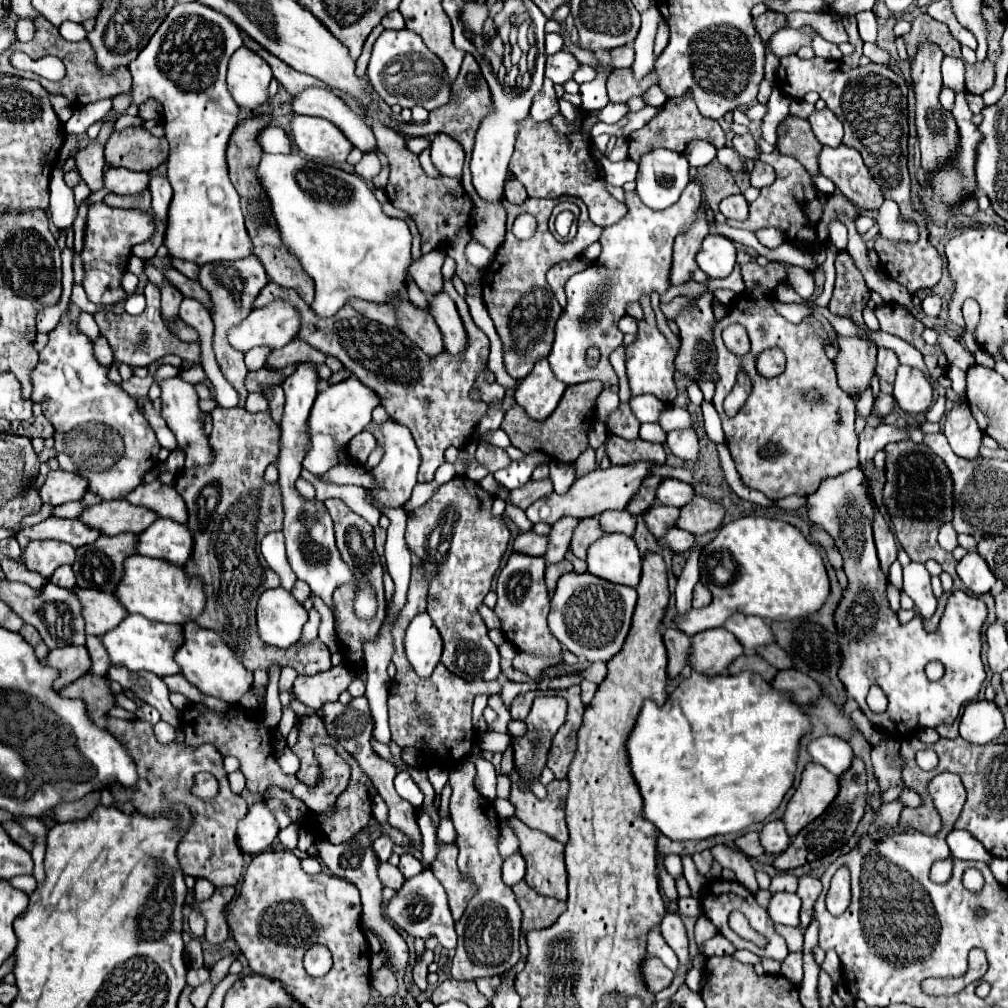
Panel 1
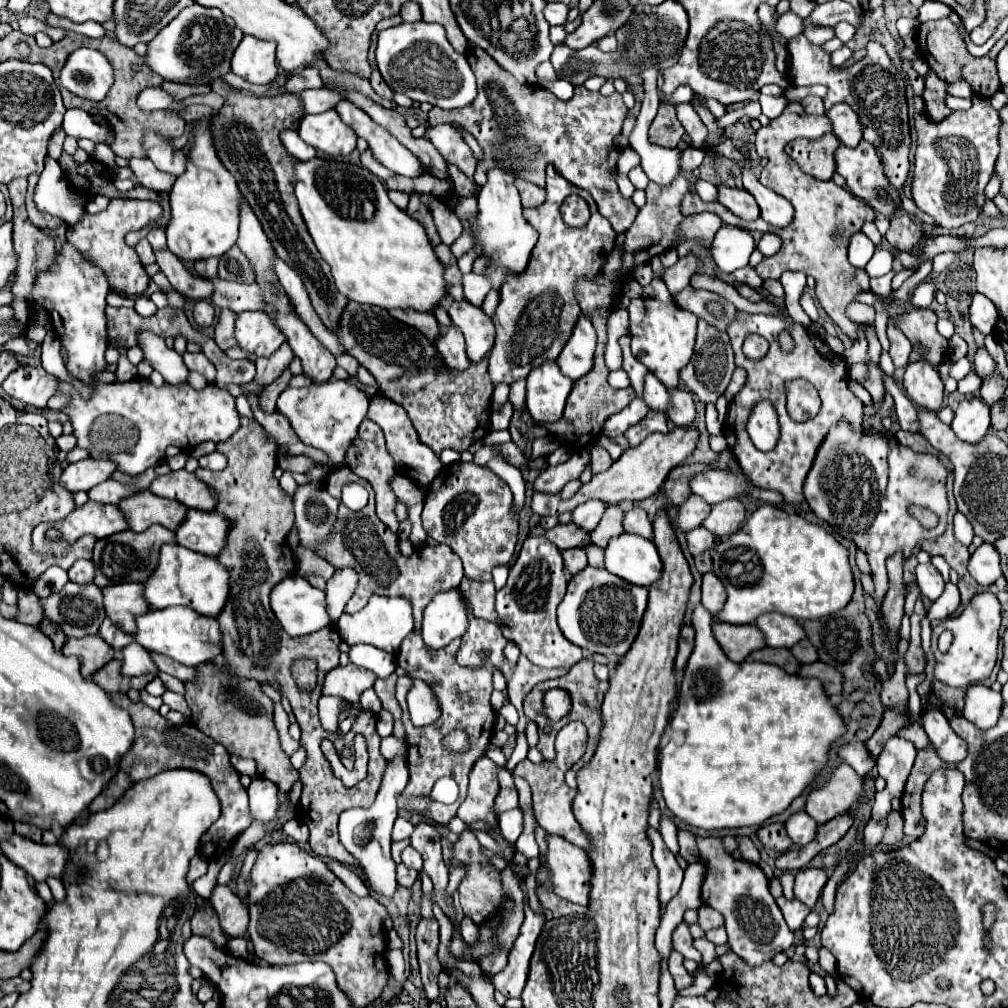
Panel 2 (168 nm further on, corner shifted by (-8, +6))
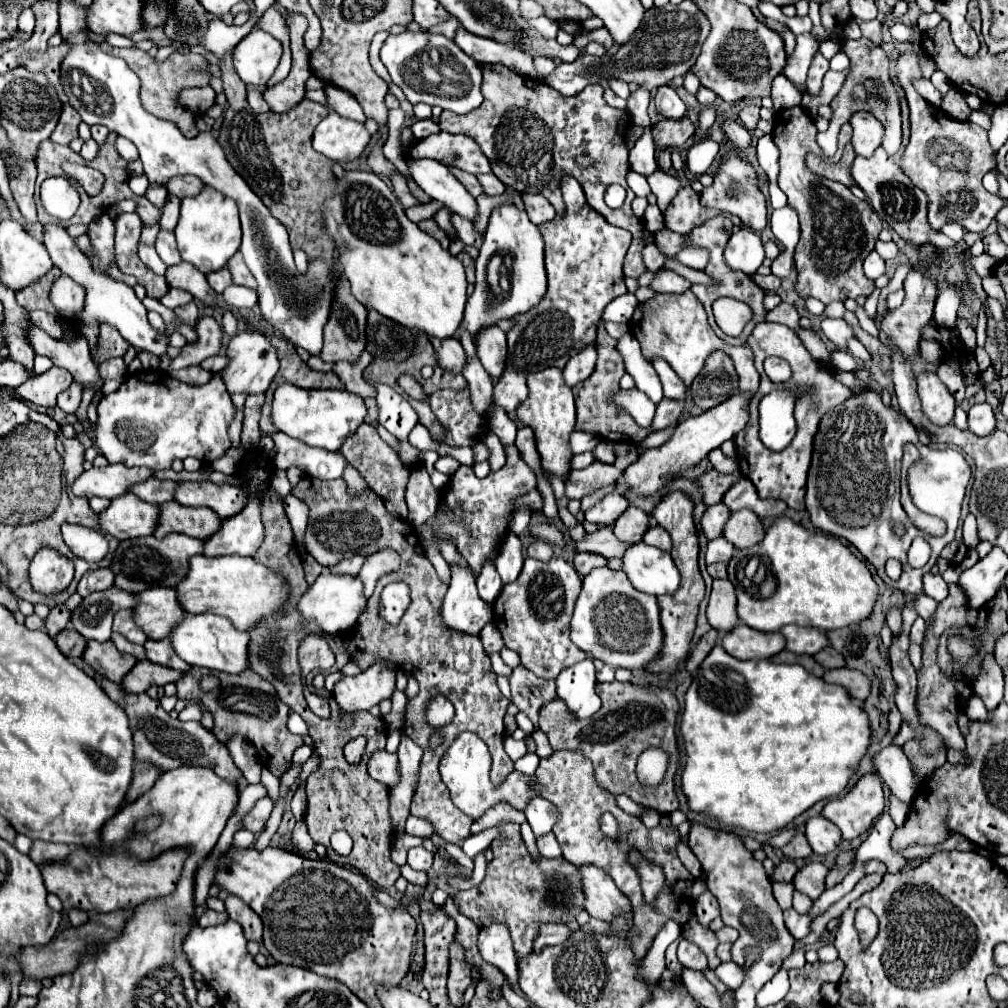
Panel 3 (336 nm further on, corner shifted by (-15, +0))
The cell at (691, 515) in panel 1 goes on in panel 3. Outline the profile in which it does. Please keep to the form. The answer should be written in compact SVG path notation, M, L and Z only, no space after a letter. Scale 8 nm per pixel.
M739 509L739 511L733 511L731 517L727 519L723 527L723 537L733 547L745 549L759 543L759 539L763 539L763 531L765 531L763 523L753 511Z

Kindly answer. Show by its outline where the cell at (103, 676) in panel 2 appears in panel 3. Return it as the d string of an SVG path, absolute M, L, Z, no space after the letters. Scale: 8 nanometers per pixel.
M145 659L135 663L135 667L123 677L121 687L127 693L145 693L151 685L175 683L181 675L181 671L171 671L169 667L159 667Z

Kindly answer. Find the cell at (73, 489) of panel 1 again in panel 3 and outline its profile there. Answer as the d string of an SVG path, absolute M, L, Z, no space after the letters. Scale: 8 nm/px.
M107 465L107 467L91 467L89 471L83 471L75 483L73 493L77 497L107 497L115 499L123 493L127 493L127 487L131 483L141 483L149 479L153 471L145 467L125 467L125 465Z

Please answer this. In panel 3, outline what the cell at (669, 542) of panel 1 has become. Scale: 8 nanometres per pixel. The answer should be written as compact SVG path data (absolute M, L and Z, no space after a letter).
M723 537L711 539L711 541L707 543L705 561L707 561L707 565L711 565L711 563L719 563L719 561L725 561L725 563L727 563L727 561L731 559L733 551L735 551L735 547L733 547L729 541L725 541Z

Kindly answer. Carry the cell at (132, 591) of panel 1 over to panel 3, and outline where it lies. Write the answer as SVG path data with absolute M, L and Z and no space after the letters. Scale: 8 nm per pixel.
M195 555L189 559L189 569L185 577L175 587L177 601L185 613L215 613L227 617L235 629L247 631L251 623L265 619L273 611L279 611L287 599L287 585L279 575L263 565L255 563L251 557L205 557Z

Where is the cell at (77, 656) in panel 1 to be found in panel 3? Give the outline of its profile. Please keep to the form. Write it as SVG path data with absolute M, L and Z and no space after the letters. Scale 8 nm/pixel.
M87 641L87 647L85 647L81 659L89 667L93 667L99 677L109 679L113 683L121 683L123 675L127 671L131 671L131 667L137 663L133 655L117 651L113 641L107 641L107 643Z

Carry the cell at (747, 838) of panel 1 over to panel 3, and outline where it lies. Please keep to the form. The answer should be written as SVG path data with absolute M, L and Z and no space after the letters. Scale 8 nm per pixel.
M797 831L793 835L793 839L781 851L783 851L783 855L787 859L805 859L805 857L809 857L813 853L807 839L805 839L805 835L803 835L803 831Z

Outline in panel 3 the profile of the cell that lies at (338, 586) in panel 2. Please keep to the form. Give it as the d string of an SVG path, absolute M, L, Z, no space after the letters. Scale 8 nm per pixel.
M379 551L379 553L367 557L361 571L357 573L357 577L363 583L363 595L369 599L369 595L375 589L377 579L381 575L385 575L387 571L395 571L397 567L399 567L399 555L395 555L395 551Z

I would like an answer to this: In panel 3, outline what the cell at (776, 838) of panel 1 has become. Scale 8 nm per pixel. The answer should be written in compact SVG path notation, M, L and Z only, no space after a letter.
M819 815L805 821L805 837L815 853L825 855L837 847L837 843L841 841L841 831L831 821Z

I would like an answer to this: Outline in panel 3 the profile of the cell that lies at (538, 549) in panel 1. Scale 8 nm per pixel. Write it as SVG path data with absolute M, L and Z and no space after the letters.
M603 527L595 533L587 533L581 541L575 543L577 553L597 553L603 555L605 559L623 557L623 551L627 547L629 547L627 543L619 543L619 539L615 539L611 527Z

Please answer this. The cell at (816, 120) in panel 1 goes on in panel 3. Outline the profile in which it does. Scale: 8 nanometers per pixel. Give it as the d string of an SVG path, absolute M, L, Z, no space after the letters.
M857 111L851 115L851 127L853 127L853 149L857 155L873 155L873 151L881 145L883 139L883 127L881 123L867 111Z

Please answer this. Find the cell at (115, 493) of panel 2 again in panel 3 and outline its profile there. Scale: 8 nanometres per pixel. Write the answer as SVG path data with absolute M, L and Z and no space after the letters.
M149 477L147 481L141 481L137 485L131 485L129 487L129 493L137 495L139 499L147 501L147 503L165 503L165 501L171 501L173 499L173 491L175 491L177 483L175 481L159 481L159 479L153 479Z

